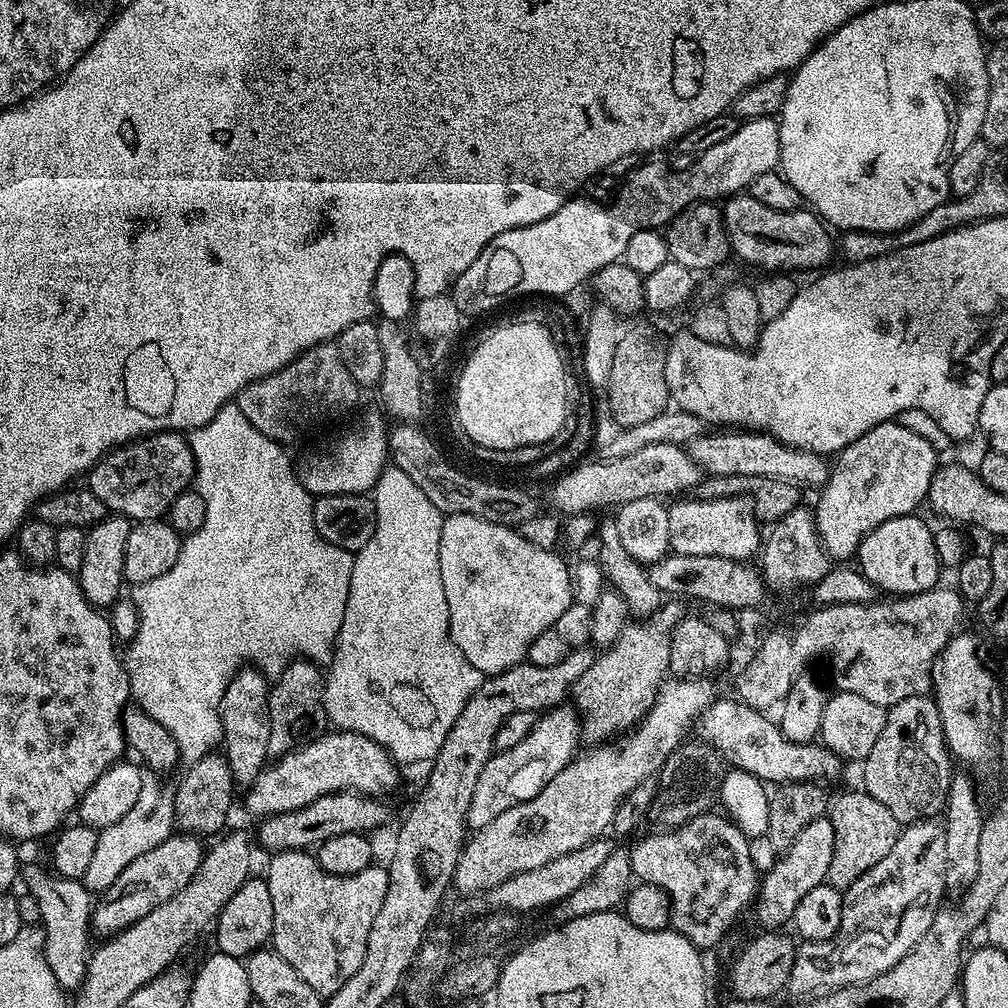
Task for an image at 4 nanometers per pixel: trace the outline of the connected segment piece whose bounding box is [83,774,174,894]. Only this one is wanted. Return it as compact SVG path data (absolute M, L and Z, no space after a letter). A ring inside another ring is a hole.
M152 774L145 775L142 782L142 791L138 793L138 802L130 809L130 814L125 814L114 826L106 826L98 831L98 846L94 849L90 867L87 868L83 883L92 894L105 892L134 862L134 858L139 858L141 854L146 854L146 850L154 850L162 842L166 842L168 837L174 832L174 817L172 814L173 793L168 792L156 780Z

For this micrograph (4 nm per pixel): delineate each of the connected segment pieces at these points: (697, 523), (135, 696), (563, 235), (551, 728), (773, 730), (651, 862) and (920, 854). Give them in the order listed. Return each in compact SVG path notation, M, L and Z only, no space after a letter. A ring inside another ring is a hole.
M723 496L717 500L680 498L669 504L672 505L666 508L666 514L670 518L672 552L706 554L745 562L751 561L759 553L762 547L762 524L756 519L756 511L747 496Z
M234 402L224 404L222 410L218 410L218 414L214 414L214 418L210 418L210 422L206 422L201 428L191 429L190 443L196 463L194 489L200 495L204 493L204 484L216 484L216 480L212 480L212 476L220 476L220 484L228 484L228 480L224 480L224 476L284 476L284 480L292 480L292 488L284 488L284 492L280 492L280 488L264 488L264 484L268 484L268 480L248 480L248 484L260 484L260 488L232 488L232 492L236 492L236 496L232 496L232 492L220 492L220 500L205 502L205 521L202 522L201 528L196 532L189 532L183 537L178 562L174 562L174 566L170 566L170 570L166 570L166 574L158 574L158 578L150 578L150 582L142 582L131 589L130 599L136 605L140 619L136 637L127 641L126 644L126 648L128 648L126 667L132 682L131 699L134 701L135 707L146 710L146 714L150 714L150 718L154 718L154 722L162 722L162 726L166 726L166 730L170 730L170 734L180 751L180 760L184 762L191 762L207 756L223 741L224 731L220 717L222 694L234 678L234 674L239 672L241 668L245 666L259 668L265 676L275 678L279 676L280 671L286 665L291 664L297 658L310 660L313 664L321 666L332 663L338 630L342 626L342 618L346 614L346 598L350 594L350 574L354 570L353 553L326 542L318 534L312 513L314 497L306 489L296 488L301 477L296 469L292 469L292 460L284 453L287 451L275 440L262 434L262 430L255 428L250 422L250 418L246 418L246 414L242 414L242 410ZM240 492L252 492L252 496L248 496L248 500L244 500L244 496L240 496Z
M773 117L743 121L723 142L710 146L700 156L691 161L685 172L671 172L664 164L644 164L636 168L628 176L628 181L619 185L615 199L607 204L599 200L573 198L567 200L550 218L542 218L542 222L534 222L530 226L522 226L514 230L506 230L506 234L498 234L482 250L482 254L474 262L470 262L470 270L462 274L450 289L465 317L480 316L507 300L520 296L548 296L544 298L564 298L580 283L591 281L602 266L623 261L625 254L632 248L634 237L645 230L660 230L671 224L672 219L682 214L693 204L720 202L725 198L743 193L751 189L756 178L773 171L780 162L780 126Z
M572 706L547 709L537 719L534 730L518 742L518 746L510 746L510 750L496 752L482 766L482 774L478 774L478 786L474 786L474 798L470 798L467 827L475 830L494 822L502 810L510 810L510 806L525 804L534 798L557 774L577 755L576 747L582 744L582 721Z
M717 698L701 714L699 739L712 745L733 769L749 772L772 786L805 782L834 781L842 772L844 762L825 746L813 742L790 742L782 734L779 723L759 708L752 708L739 699Z
M705 814L695 816L692 820L687 820L685 824L673 827L668 832L656 832L653 836L648 836L645 840L640 840L636 844L636 849L631 849L632 857L632 875L641 884L653 884L658 886L668 896L668 904L672 908L672 918L670 921L671 927L675 931L680 932L690 941L695 948L707 950L715 944L720 944L724 940L724 935L731 930L736 924L736 919L743 914L744 911L753 907L754 901L758 895L758 873L754 862L750 862L750 846L748 845L749 837L742 834L742 830L738 830L735 824L728 819L727 815L719 814L720 816L712 816L713 814Z
M939 819L916 820L912 824L901 827L900 837L894 842L894 846L890 846L890 854L886 854L886 858L882 858L882 862L878 862L878 866L870 866L870 870L866 870L866 874L862 874L854 881L853 884L843 893L844 901L842 902L842 922L838 926L838 930L834 934L834 938L829 940L810 940L801 943L796 950L794 958L794 968L790 970L790 978L788 979L787 991L793 992L799 998L812 998L817 994L831 992L837 988L850 988L853 986L863 986L868 984L874 978L878 978L886 970L894 967L898 961L916 945L922 938L922 934L926 934L926 930L930 930L930 922L934 922L937 912L942 907L940 899L946 895L944 886L944 875L946 874L946 838L944 837L944 826Z

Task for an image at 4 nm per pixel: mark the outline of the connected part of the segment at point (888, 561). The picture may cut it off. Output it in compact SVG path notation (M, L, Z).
M913 514L890 518L886 522L882 522L882 526L870 530L870 534L866 534L866 538L862 538L858 553L858 561L860 560L858 571L872 584L876 585L877 589L884 591L885 588L888 591L885 593L895 594L897 597L913 596L916 592L925 592L941 583L942 569L937 551L934 550L933 529L928 528L927 522L919 520L918 517L919 515Z

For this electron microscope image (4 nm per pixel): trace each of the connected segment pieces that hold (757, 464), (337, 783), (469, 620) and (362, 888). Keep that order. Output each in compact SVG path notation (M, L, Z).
M718 430L714 436L703 434L690 441L686 447L690 458L710 476L753 476L778 478L805 489L823 488L828 480L830 464L821 453L807 452L784 444L766 432L755 430Z
M339 730L329 731L327 734L311 740L303 748L298 748L294 752L288 752L282 757L273 759L254 778L252 784L247 785L244 796L244 808L255 818L266 816L276 816L279 812L289 812L298 810L326 794L335 792L359 792L361 796L374 796L377 798L387 797L387 792L392 792L396 788L396 783L400 780L400 769L395 760L388 755L388 751L379 745L378 742L366 738L357 732L342 732Z
M454 514L444 516L442 526L442 538L438 542L438 570L442 570L442 590L446 590L446 606L448 607L448 633L452 640L466 654L466 659L474 666L475 670L483 673L485 677L497 676L499 672L510 670L514 666L525 663L528 647L538 634L545 632L547 628L555 628L558 618L566 611L566 606L574 603L573 573L570 564L563 560L559 551L542 546L534 546L525 538L523 531L516 528L508 528L498 522L486 522L486 518L474 518L474 514Z
M311 851L277 852L268 864L266 879L274 902L271 947L322 998L332 996L362 966L370 926L382 910L388 889L388 869L373 866L353 876L326 874Z

